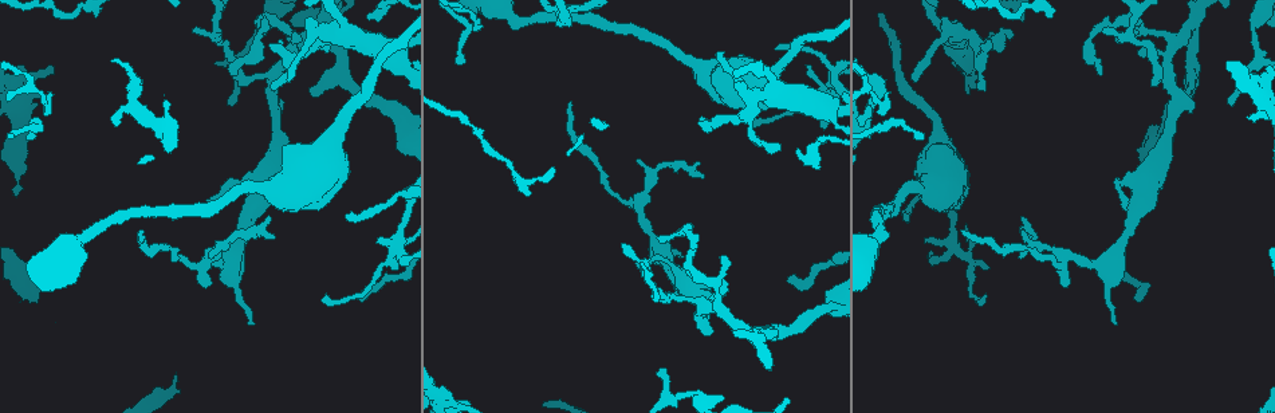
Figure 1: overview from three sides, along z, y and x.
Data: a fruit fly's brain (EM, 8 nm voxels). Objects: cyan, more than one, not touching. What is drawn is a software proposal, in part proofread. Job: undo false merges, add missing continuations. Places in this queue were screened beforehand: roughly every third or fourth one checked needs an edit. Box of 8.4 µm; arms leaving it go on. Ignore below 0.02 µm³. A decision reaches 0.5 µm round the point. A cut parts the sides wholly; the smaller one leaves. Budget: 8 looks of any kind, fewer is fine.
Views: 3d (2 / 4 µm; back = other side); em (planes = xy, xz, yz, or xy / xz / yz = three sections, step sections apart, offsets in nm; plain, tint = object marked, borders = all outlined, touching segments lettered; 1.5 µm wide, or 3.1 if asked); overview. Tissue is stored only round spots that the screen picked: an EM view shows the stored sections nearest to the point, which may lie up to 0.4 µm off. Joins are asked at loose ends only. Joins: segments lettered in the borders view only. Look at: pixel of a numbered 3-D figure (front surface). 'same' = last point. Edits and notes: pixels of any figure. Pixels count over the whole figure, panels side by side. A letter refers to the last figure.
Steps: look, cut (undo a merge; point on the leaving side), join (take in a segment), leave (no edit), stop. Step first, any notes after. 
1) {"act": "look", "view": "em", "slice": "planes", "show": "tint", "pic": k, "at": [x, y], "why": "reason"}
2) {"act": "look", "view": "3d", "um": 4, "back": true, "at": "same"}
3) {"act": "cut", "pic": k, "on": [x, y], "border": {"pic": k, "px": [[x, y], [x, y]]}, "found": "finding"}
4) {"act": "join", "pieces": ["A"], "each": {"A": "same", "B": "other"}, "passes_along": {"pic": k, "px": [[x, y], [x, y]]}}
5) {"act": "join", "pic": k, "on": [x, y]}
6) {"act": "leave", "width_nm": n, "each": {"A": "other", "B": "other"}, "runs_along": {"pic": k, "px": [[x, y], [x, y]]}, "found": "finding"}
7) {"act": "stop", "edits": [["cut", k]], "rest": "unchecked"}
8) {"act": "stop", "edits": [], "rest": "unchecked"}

{"act": "look", "view": "em", "slice": "xy", "step": 8, "show": "tint", "pic": 1, "at": [506, 13], "why": "sudden change in width"}

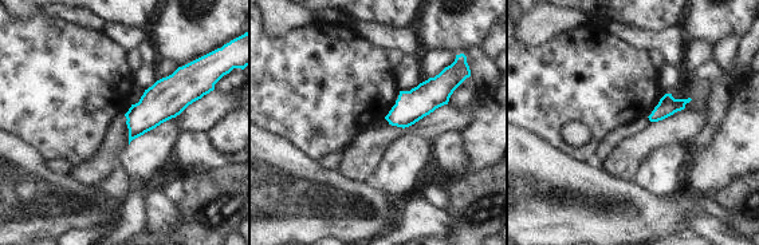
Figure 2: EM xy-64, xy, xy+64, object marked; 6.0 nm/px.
{"act": "look", "view": "em", "slice": "planes", "show": "tint", "at": "same"}

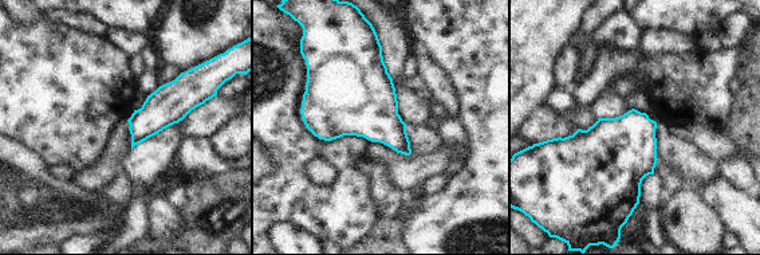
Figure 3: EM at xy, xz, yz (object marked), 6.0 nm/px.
{"act": "look", "view": "em", "slice": "planes", "show": "borders", "at": "same"}

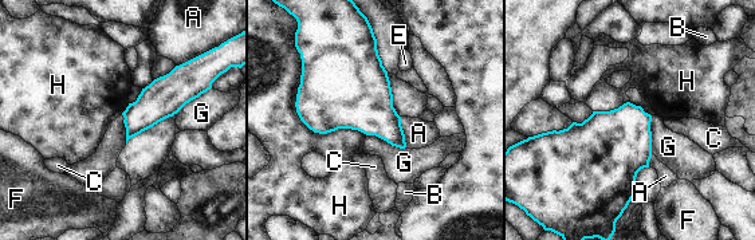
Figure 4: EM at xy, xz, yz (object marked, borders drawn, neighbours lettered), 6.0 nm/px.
{"act": "leave", "each": {"A": "other", "B": "other", "C": "other", "E": "other", "F": "other", "G": "other", "H": "other"}, "found": "one neuron here"}

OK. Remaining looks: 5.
{"act": "look", "view": "3d", "um": 2, "pic": 1, "at": [881, 90], "why": "abrupt turn"}

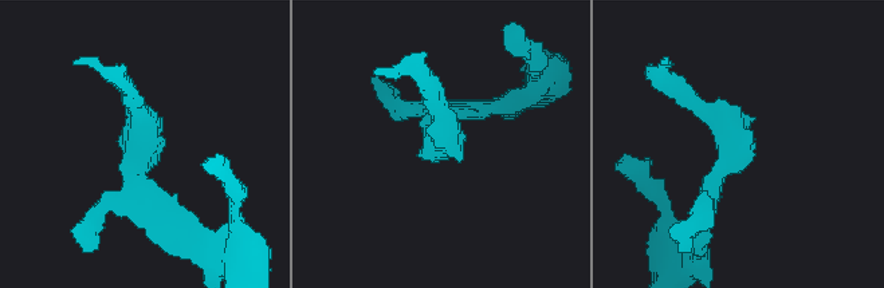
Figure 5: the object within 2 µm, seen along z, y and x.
{"act": "look", "view": "em", "slice": "xy", "step": 4, "show": "tint", "pic": 5, "at": [142, 152], "why": "need the tissue"}

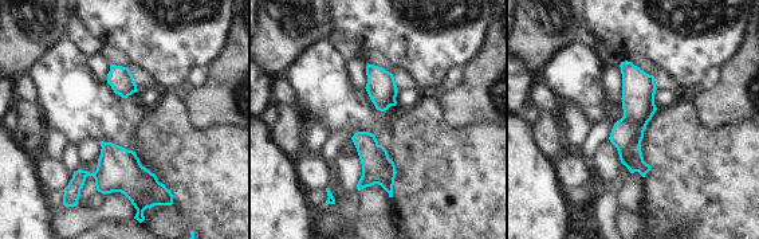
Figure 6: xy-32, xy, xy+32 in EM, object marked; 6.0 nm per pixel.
{"act": "look", "view": "em", "slice": "planes", "show": "borders", "at": "same", "why": "cut it another way"}

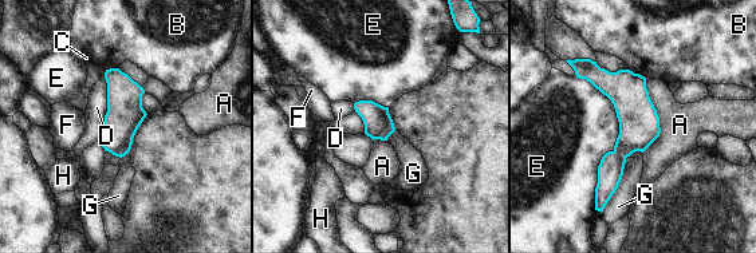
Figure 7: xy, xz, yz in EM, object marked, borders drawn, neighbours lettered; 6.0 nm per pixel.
{"act": "leave", "longest_contact_nm": ["E", 800], "each": {"A": "other", "B": "other", "C": "other", "D": "other", "E": "other", "F": "other", "G": "other", "H": "other"}, "border": {"pic": 7, "px": [[575, 76], [618, 122], [594, 208]]}, "found": "continuous, no second neuron"}

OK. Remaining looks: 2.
{"act": "look", "view": "3d", "um": 4, "pic": 1, "at": [1143, 48], "why": "free end"}

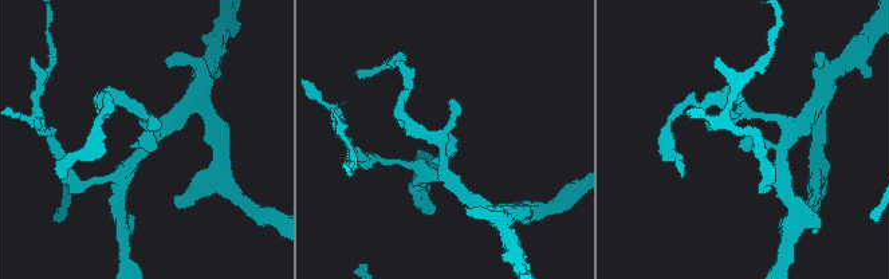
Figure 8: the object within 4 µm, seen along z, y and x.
{"act": "look", "view": "em", "slice": "planes", "show": "borders", "pic": 8, "at": [451, 133], "why": "now the EM"}

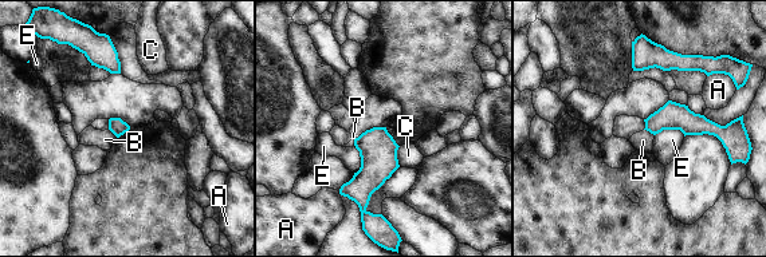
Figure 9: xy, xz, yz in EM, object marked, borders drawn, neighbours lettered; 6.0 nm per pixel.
{"act": "leave", "each": {"A": "other", "B": "other", "C": "other", "E": "other"}, "border": {"pic": 9, "px": [[644, 129], [653, 135]]}, "found": "no lettered segment goes on from it"}

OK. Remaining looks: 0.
{"act": "stop", "edits": [], "rest": "unchecked"}

